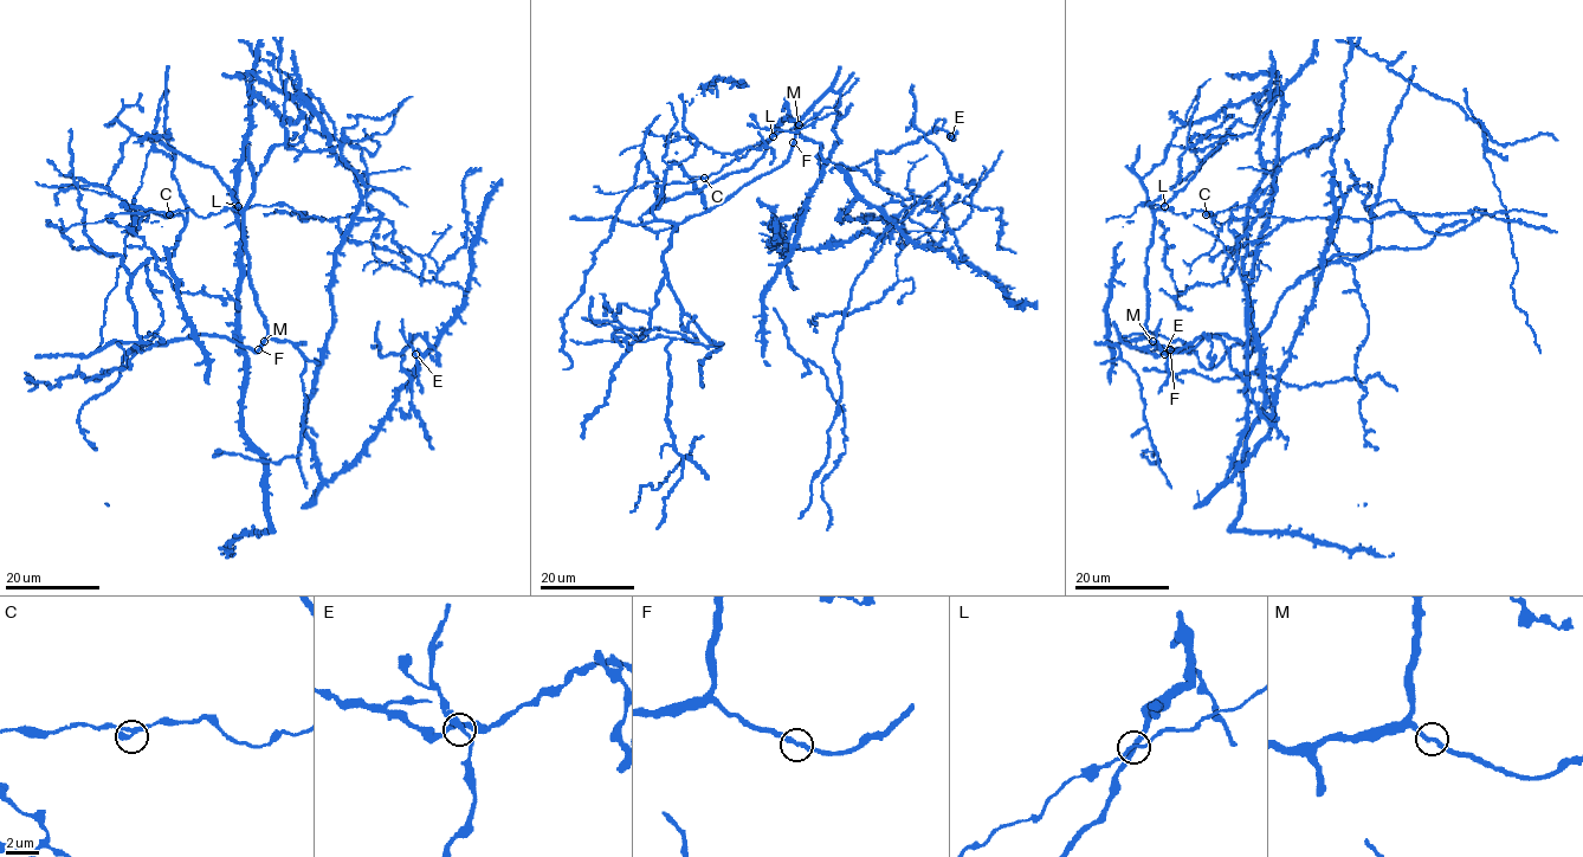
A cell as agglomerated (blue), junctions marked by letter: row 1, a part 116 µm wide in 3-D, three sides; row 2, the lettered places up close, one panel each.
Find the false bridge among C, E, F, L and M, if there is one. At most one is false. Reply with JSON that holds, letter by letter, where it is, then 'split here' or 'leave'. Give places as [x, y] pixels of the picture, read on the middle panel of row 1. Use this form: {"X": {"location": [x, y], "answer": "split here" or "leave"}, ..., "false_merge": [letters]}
{"C": {"location": [704, 178], "answer": "leave"}, "E": {"location": [950, 136], "answer": "leave"}, "F": {"location": [793, 142], "answer": "leave"}, "L": {"location": [773, 136], "answer": "leave"}, "M": {"location": [799, 124], "answer": "leave"}, "false_merge": []}

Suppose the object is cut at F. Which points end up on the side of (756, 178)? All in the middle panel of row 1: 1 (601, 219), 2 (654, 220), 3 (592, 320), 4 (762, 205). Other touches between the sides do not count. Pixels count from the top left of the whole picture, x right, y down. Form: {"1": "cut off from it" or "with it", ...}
{"1": "with it", "2": "with it", "3": "with it", "4": "cut off from it"}

